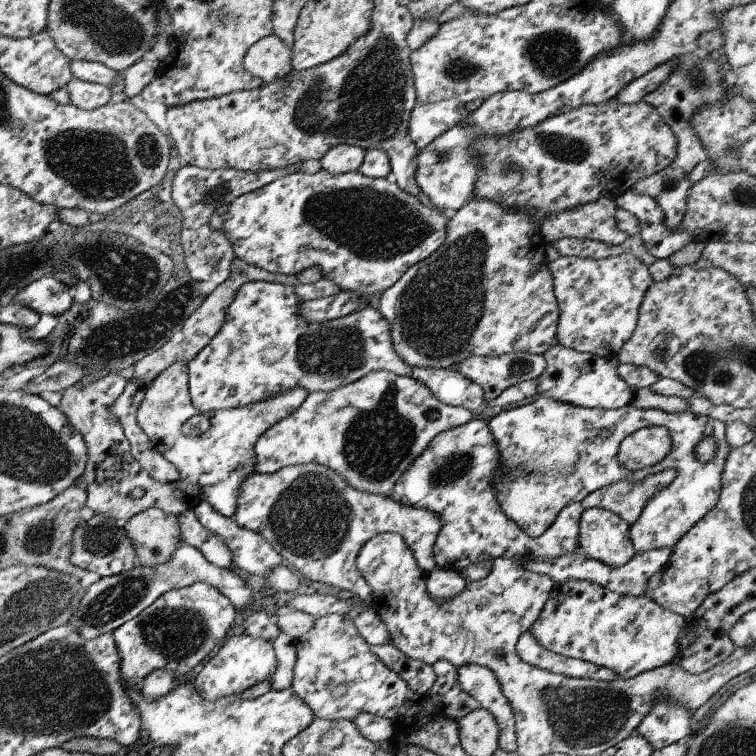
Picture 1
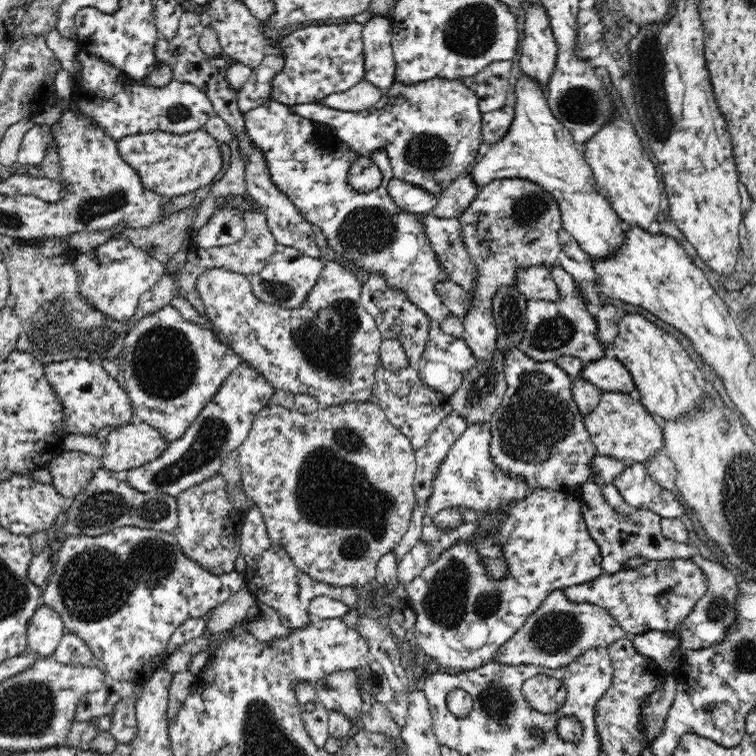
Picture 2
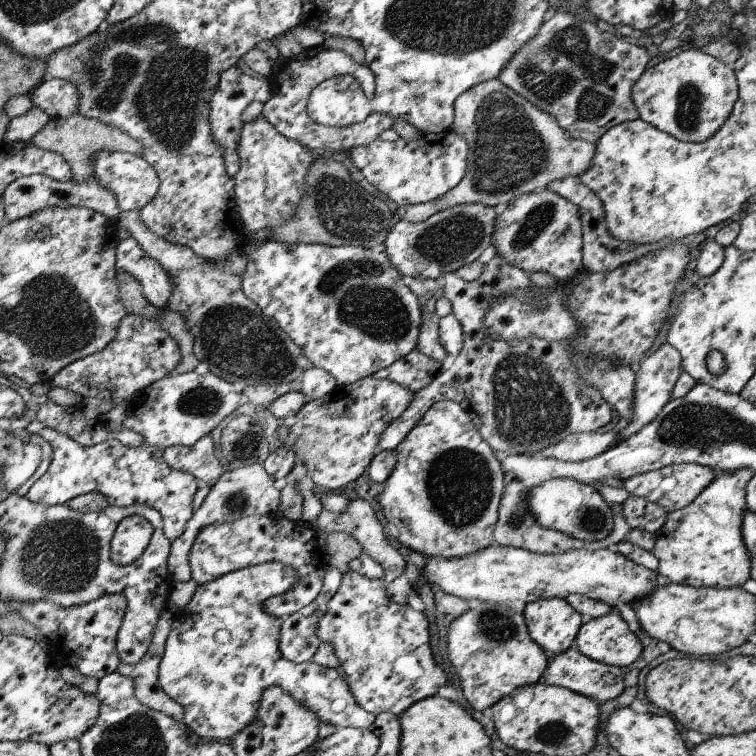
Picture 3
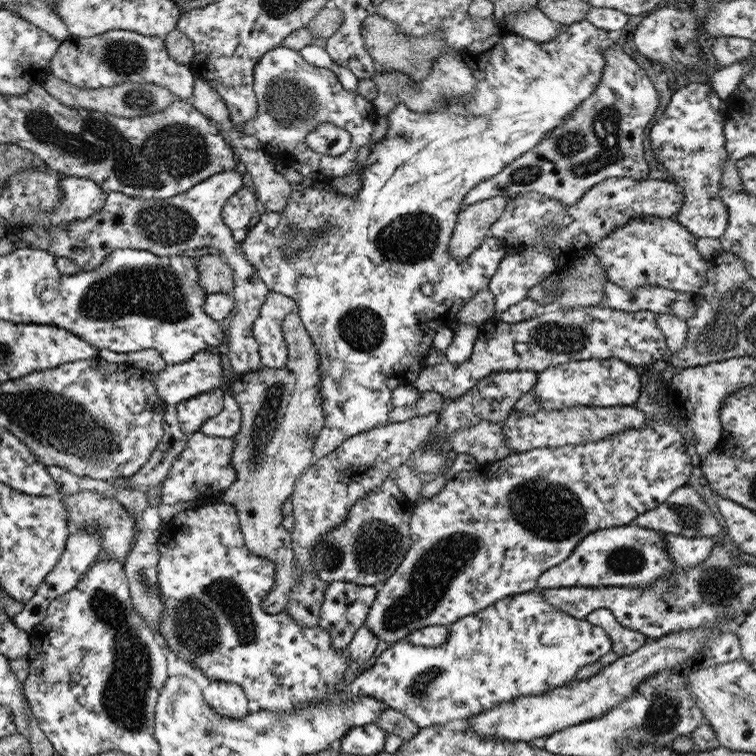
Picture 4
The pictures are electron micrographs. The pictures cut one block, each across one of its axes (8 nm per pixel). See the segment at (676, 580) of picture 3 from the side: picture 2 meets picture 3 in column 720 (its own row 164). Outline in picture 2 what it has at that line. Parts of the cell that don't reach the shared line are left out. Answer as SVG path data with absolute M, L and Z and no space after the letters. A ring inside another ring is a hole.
M523 75L518 79L515 104L515 118L508 132L494 145L484 148L478 162L469 169L474 185L480 190L490 182L499 179L520 178L536 183L547 192L552 193L560 206L561 224L580 245L586 260L602 260L613 257L625 241L626 227L617 213L612 209L608 199L599 192L595 177L586 163L585 146L579 145L571 132L554 116L548 106L547 97L540 91L540 85Z

